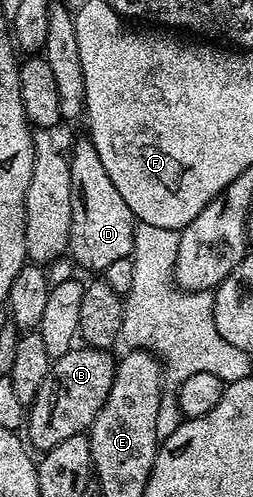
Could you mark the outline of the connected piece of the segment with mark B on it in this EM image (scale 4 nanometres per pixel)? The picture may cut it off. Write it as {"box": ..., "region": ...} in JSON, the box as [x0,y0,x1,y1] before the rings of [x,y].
{"box":[25,346,117,452],"region":[[[76,346],[64,356],[54,357],[51,368],[45,374],[45,382],[41,382],[41,390],[37,390],[25,412],[25,436],[32,449],[47,452],[57,446],[57,442],[84,435],[90,429],[113,386],[117,360],[111,354],[101,348]]]}

